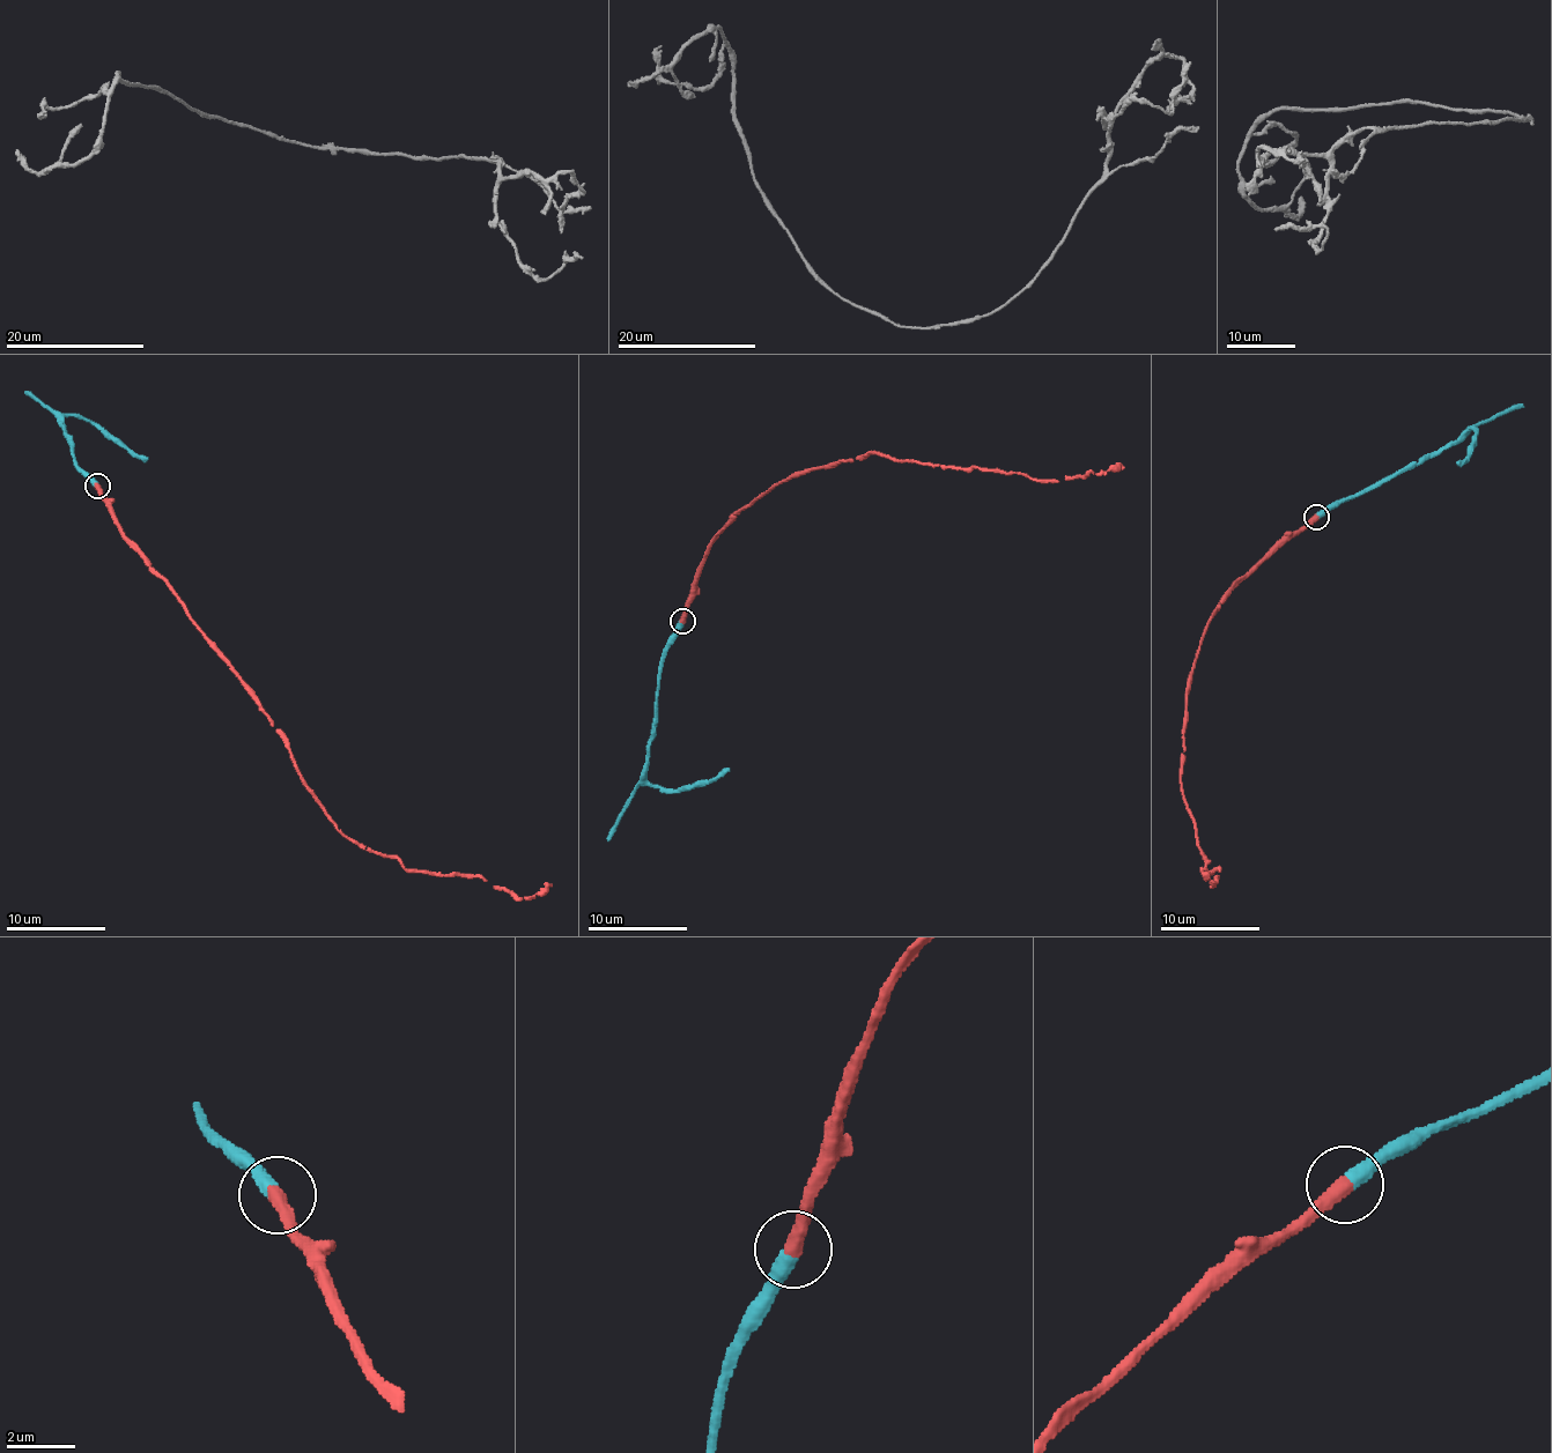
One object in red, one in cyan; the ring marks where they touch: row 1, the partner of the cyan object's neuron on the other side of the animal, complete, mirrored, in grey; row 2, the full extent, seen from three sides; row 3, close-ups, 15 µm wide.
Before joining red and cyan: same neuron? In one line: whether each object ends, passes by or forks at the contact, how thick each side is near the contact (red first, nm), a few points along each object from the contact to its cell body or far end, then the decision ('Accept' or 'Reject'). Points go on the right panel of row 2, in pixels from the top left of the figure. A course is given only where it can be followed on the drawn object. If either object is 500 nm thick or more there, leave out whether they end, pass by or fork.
At the ring red ends. At the ring cyan ends. Thickness 440 nm (red) against 460 nm. Course of red: (1315, 516), (1209, 622), (1187, 695), (1182, 761), (1183, 801), (1209, 873), (1218, 867), (1214, 883), (1203, 867). Course of cyan: (1315, 517), (1450, 447), (1472, 428), (1468, 456), (1457, 462). Accept

